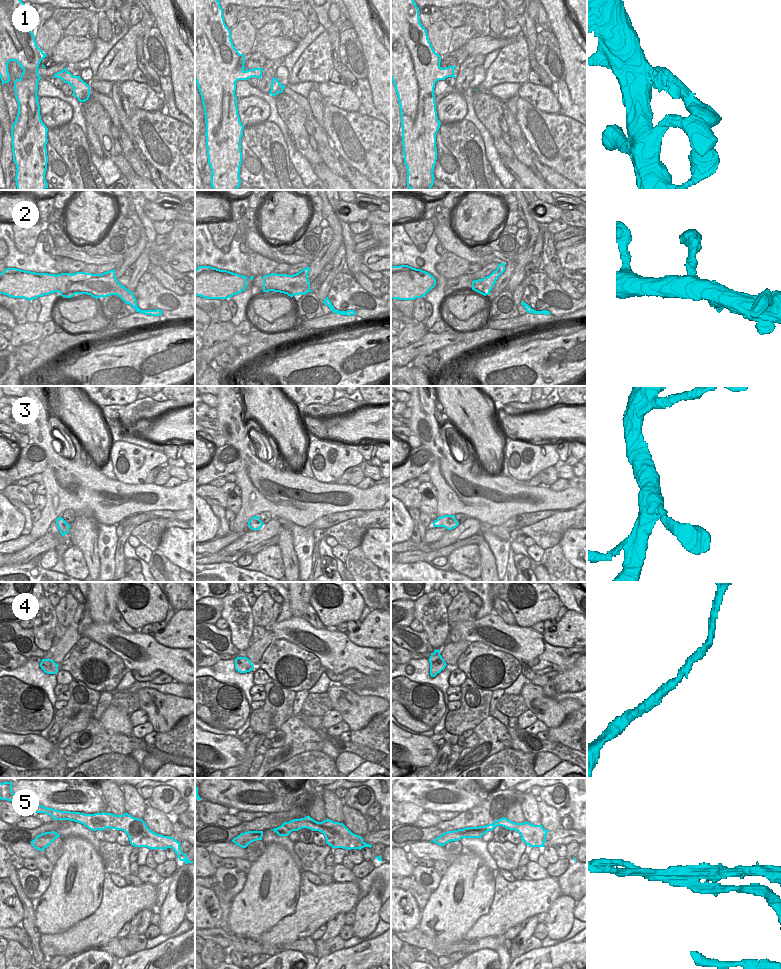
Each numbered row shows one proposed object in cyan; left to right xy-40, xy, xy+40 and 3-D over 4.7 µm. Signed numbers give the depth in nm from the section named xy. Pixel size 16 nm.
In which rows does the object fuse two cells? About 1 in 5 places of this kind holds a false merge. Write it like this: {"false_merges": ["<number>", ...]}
{"false_merges": ["5"]}

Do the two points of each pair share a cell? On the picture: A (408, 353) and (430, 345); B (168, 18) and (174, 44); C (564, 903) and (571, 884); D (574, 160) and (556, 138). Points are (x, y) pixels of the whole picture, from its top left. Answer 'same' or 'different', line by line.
A: same
B: same
C: different
D: same

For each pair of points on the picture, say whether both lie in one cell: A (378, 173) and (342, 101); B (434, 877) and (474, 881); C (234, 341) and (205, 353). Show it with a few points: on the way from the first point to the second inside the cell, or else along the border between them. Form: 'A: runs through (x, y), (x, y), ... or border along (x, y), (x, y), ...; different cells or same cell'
A: border along (325, 102), (345, 110), (356, 111); different cells
B: border along (442, 876), (439, 885), (433, 891); different cells
C: runs through (227, 343), (212, 352); same cell

